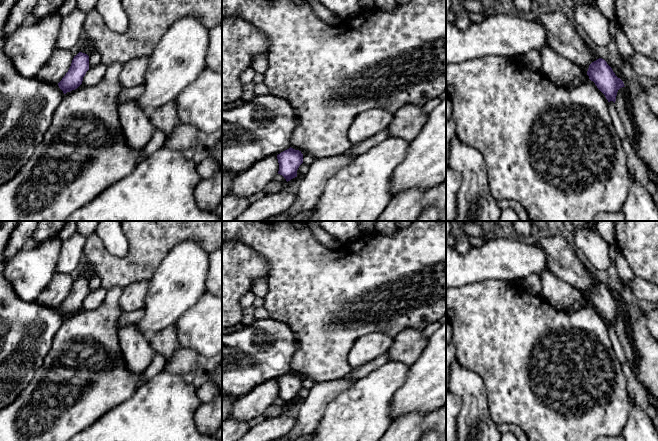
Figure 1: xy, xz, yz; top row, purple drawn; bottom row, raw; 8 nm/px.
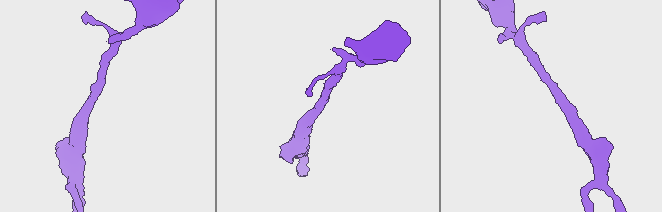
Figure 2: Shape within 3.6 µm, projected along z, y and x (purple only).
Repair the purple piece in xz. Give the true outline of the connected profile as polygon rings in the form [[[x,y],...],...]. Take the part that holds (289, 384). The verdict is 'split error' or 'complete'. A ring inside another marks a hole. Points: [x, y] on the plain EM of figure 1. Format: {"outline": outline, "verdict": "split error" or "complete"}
{"outline": [[[289,372],[277,379],[279,387],[278,398],[282,399],[286,405],[297,401],[297,394],[303,387],[303,378],[299,374]]], "verdict": "complete"}

